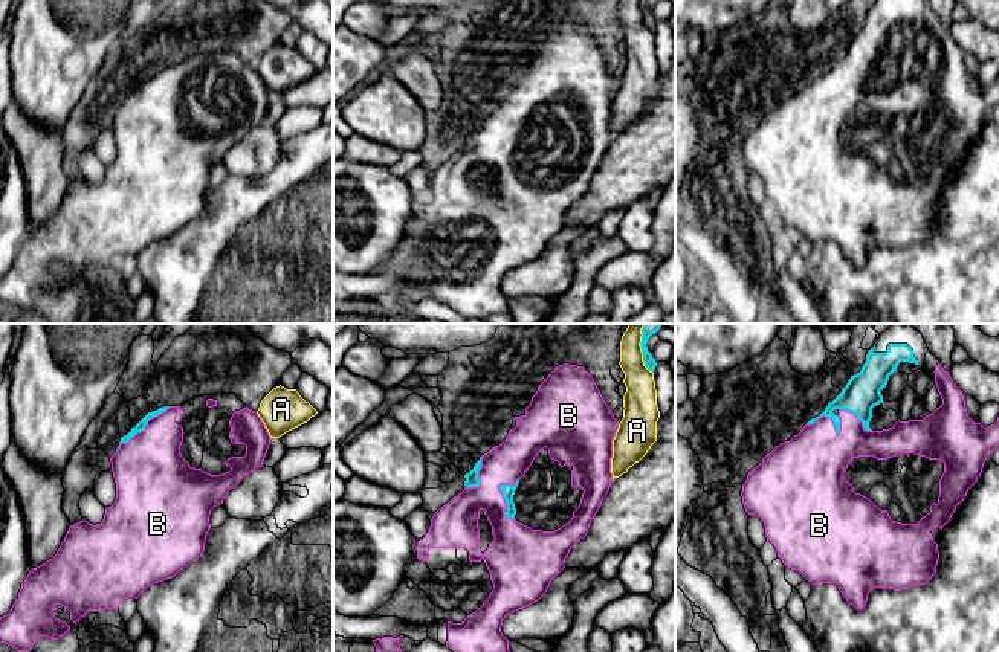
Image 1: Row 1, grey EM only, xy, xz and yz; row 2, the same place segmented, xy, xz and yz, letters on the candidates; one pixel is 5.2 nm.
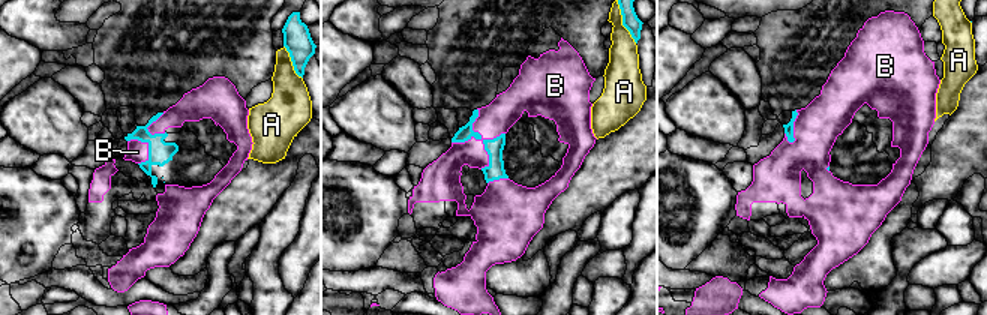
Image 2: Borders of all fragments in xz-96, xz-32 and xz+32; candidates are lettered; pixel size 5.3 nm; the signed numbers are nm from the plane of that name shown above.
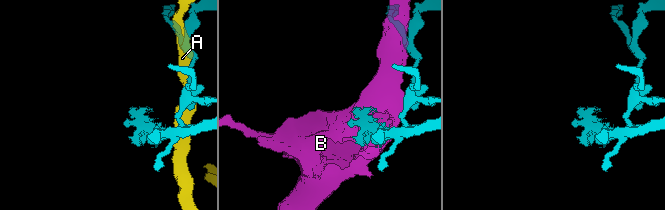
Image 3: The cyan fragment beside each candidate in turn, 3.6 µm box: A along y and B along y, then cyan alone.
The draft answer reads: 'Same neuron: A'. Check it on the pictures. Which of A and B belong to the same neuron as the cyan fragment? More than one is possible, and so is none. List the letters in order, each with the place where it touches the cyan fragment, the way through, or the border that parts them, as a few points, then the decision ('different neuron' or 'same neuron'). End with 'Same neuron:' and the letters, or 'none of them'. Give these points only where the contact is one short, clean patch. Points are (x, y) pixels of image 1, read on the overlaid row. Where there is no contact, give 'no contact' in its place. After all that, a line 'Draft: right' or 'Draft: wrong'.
A: meets cyan in xz at (642, 348); different neuron
B: meets cyan in xy at (142, 429); same neuron
Same neuron: B
Draft: wrong

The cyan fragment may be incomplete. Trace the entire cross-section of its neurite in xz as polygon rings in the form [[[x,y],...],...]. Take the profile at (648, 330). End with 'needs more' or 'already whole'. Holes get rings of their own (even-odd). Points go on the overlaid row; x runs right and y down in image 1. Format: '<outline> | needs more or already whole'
[[[643,324],[643,328],[642,328],[642,342],[640,342],[640,347],[642,347],[642,353],[643,353],[643,362],[645,362],[645,366],[654,373],[655,366],[657,366],[657,362],[655,359],[652,357],[652,354],[648,351],[648,339],[655,334],[658,330],[660,330],[661,324]]] | already whole

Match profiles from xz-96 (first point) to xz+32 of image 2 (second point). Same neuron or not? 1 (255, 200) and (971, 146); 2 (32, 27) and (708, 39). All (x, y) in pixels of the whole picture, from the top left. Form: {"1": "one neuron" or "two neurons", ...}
{"1": "one neuron", "2": "two neurons"}

